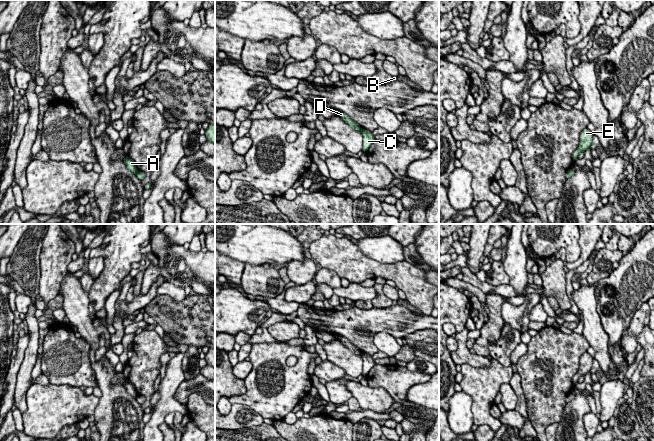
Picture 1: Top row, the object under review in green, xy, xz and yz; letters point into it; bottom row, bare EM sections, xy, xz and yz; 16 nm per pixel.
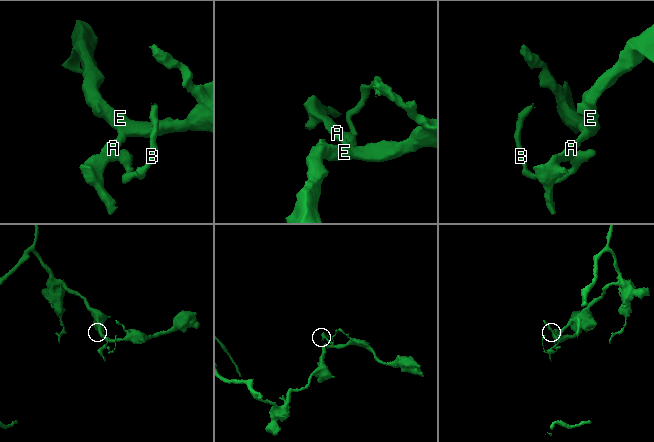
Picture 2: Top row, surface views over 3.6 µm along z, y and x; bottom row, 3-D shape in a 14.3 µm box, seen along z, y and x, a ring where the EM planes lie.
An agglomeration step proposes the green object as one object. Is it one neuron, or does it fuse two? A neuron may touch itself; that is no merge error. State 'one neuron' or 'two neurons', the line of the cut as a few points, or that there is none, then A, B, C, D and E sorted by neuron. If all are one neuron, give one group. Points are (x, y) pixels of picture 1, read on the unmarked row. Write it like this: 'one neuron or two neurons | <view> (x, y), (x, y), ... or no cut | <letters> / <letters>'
two neurons | xy (137, 394), (135, 398) | A D E / B C

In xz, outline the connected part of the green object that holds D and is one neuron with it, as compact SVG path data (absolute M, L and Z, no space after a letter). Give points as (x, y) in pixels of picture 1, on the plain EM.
M334 334L334 336L339 339L350 351L355 353L356 355L361 355L362 352L358 347L356 347L353 343L351 343L348 339L338 334Z

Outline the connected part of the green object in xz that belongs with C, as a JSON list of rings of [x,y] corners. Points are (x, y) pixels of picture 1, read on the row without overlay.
[[[362,353],[361,357],[362,357],[362,360],[363,360],[362,374],[365,377],[369,373],[371,368],[375,365],[375,363],[374,363],[372,356],[370,356],[366,353]]]

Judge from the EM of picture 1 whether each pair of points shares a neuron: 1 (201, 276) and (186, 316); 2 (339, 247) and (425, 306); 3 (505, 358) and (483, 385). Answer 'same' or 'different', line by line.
1: different
2: same
3: different

